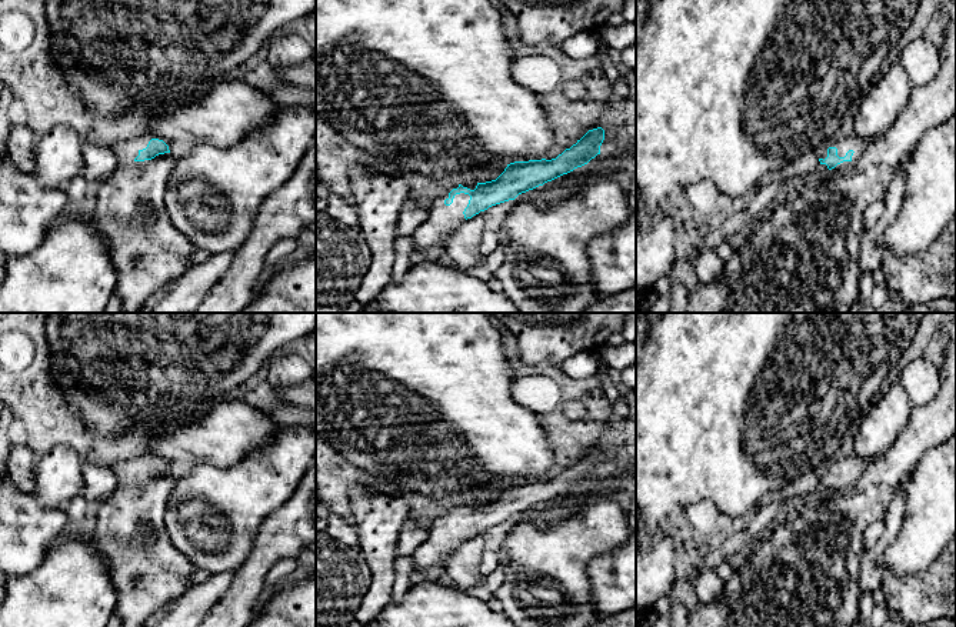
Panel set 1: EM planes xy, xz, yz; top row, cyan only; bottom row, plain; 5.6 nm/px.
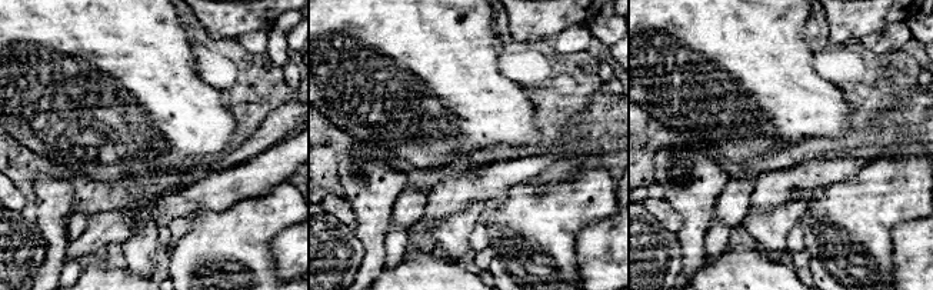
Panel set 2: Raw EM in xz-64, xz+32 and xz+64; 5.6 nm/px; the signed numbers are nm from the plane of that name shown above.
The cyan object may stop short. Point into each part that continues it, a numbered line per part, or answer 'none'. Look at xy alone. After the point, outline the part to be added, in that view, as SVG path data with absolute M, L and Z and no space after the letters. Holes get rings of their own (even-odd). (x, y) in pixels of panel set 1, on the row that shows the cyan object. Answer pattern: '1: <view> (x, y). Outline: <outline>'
1: xy (127, 150). Outline: M140 134L137 137L119 141L113 144L110 149L117 157L119 164L123 166L141 166L146 164L149 160L136 161L134 159L139 156L139 151L146 149L151 139L163 140L169 146L169 140L163 137L157 137L154 134Z

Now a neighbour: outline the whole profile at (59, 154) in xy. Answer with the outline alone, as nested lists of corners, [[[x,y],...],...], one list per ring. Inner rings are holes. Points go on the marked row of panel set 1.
[[[69,126],[50,129],[36,143],[36,171],[33,179],[43,189],[67,189],[70,181],[83,174],[83,140]]]

